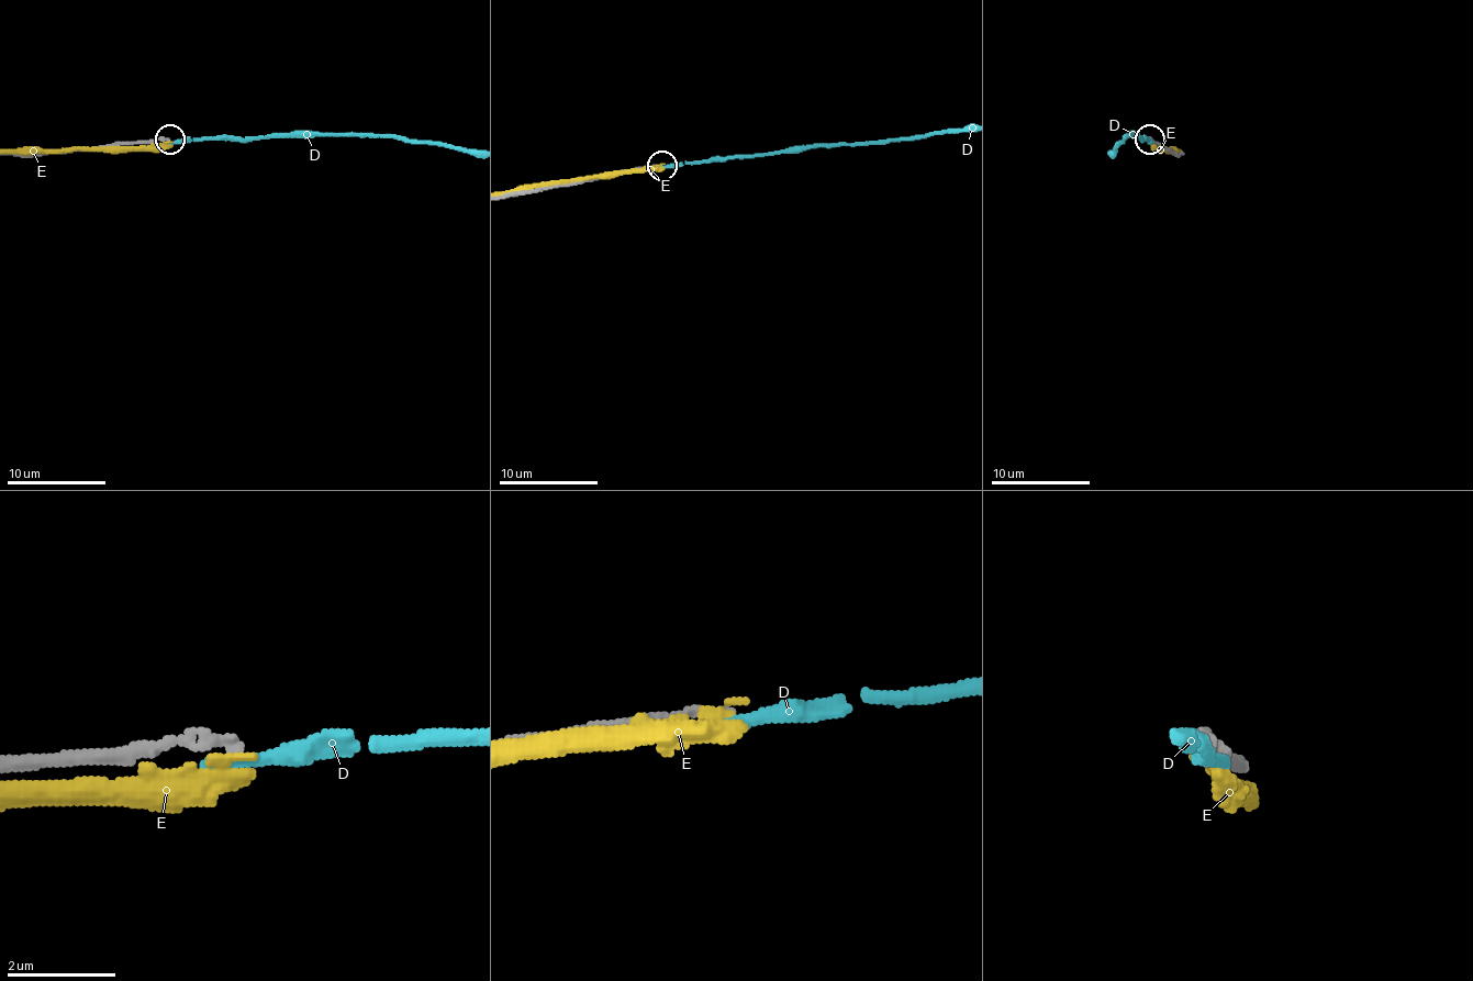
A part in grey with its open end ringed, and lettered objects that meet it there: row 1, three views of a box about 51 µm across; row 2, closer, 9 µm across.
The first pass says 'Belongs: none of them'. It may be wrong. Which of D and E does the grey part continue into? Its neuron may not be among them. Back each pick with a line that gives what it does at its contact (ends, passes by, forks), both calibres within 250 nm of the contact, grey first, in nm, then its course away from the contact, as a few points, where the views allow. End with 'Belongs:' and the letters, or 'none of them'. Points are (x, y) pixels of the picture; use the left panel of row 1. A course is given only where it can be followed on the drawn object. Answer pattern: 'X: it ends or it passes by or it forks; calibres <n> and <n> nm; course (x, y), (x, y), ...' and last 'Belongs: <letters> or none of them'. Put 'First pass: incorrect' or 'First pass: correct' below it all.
Belongs: none of them
First pass: correct

